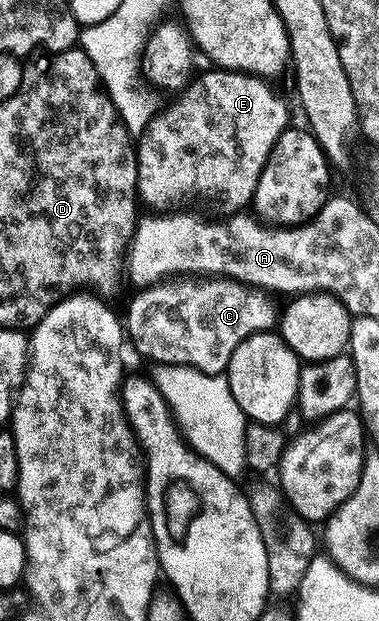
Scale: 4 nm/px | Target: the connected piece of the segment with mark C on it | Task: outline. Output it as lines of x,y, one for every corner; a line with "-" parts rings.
177,280
172,284
160,284
158,286
148,286
140,289
139,294
127,306
127,318
125,314
125,334
135,345
135,350
143,358
152,358
152,363
162,364
165,366
191,366
195,370
200,370
206,374
222,375
226,371
229,364
229,356
237,348
237,344
241,344
250,334
261,334
268,331
277,320
277,306
270,302
272,299
266,293
258,292
253,288
248,288
238,282
230,280

